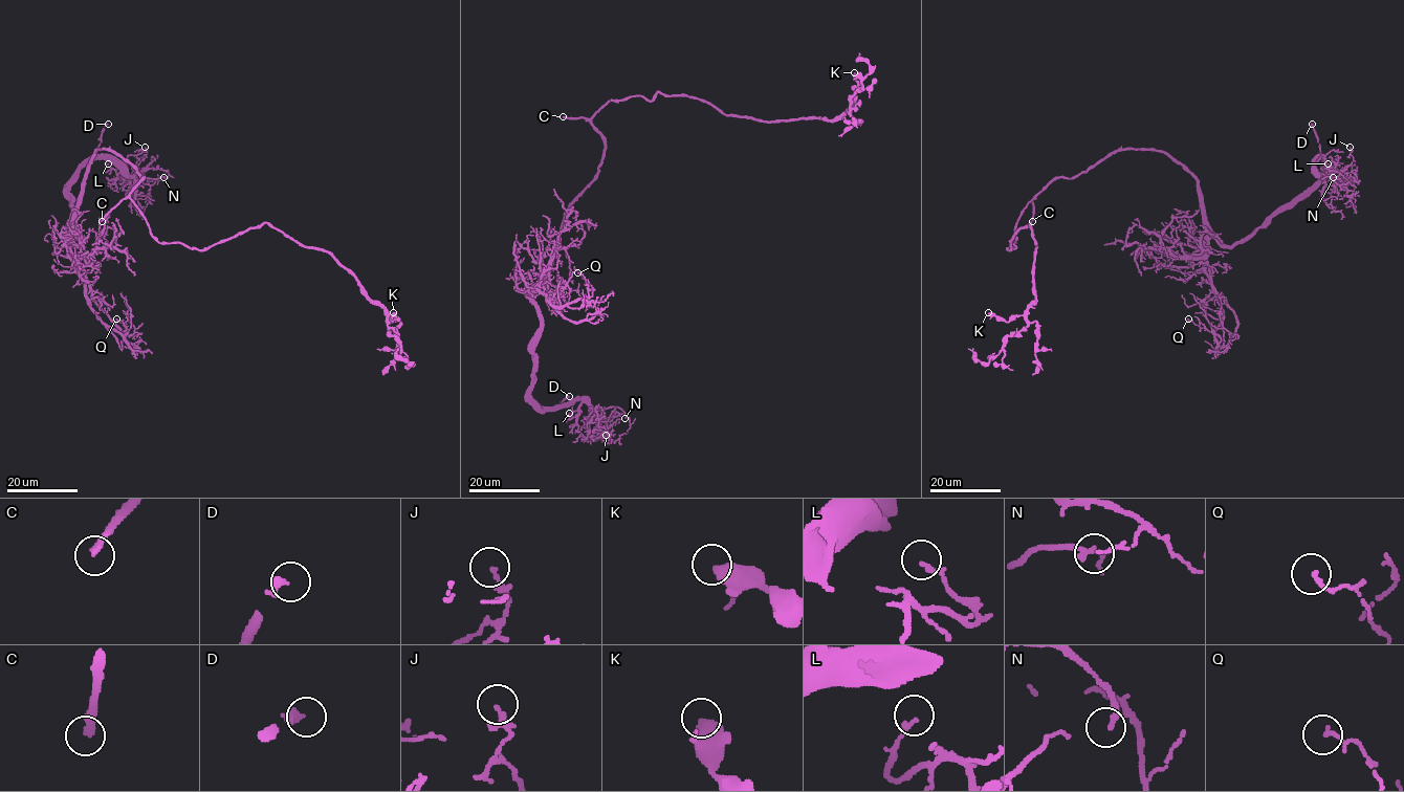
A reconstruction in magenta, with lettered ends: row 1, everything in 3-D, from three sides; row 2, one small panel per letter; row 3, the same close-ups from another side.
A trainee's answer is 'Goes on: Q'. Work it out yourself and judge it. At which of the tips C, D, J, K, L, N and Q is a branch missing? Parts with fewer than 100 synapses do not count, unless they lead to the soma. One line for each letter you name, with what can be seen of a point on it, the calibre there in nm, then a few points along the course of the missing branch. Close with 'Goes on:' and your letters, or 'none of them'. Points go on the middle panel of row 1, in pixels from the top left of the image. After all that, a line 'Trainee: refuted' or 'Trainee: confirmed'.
C: place (563, 116); calibre 280 nm
Goes on: C
Trainee: refuted

